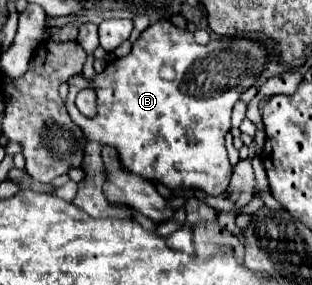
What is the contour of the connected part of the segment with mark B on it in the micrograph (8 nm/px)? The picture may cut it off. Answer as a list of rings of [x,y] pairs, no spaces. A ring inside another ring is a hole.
[[[160,19],[160,21],[152,23],[146,31],[142,31],[142,35],[138,37],[138,41],[132,45],[132,51],[130,51],[128,57],[110,61],[110,63],[104,67],[104,71],[98,73],[98,75],[94,75],[92,79],[86,79],[82,73],[80,73],[80,75],[72,75],[72,77],[68,79],[66,111],[68,111],[70,119],[74,119],[74,123],[78,123],[78,127],[82,127],[82,133],[86,135],[84,163],[82,163],[82,171],[84,171],[86,177],[84,177],[84,181],[78,183],[78,193],[76,193],[76,197],[74,197],[72,203],[74,203],[78,209],[86,211],[86,213],[88,213],[90,217],[94,217],[94,219],[98,219],[98,217],[134,219],[132,209],[130,209],[128,205],[110,205],[108,199],[106,199],[104,193],[102,193],[102,183],[106,181],[106,169],[104,169],[100,151],[102,151],[102,147],[106,147],[106,145],[108,145],[108,147],[116,147],[118,159],[124,163],[124,169],[126,169],[126,171],[136,173],[136,175],[140,175],[142,179],[146,179],[146,181],[150,181],[150,183],[162,183],[162,185],[166,185],[168,189],[202,189],[206,195],[220,195],[222,191],[226,191],[226,187],[228,187],[228,183],[230,183],[230,175],[232,175],[232,167],[230,167],[230,163],[228,163],[228,153],[226,153],[226,145],[224,145],[224,135],[230,131],[230,113],[232,113],[234,103],[240,99],[240,95],[242,95],[248,87],[252,87],[252,85],[256,83],[256,79],[258,79],[258,75],[260,75],[260,71],[262,71],[264,65],[266,65],[266,51],[264,51],[264,47],[260,47],[260,45],[254,43],[254,41],[248,41],[248,39],[214,39],[214,41],[210,41],[208,45],[198,45],[198,43],[194,41],[194,35],[192,35],[190,31],[174,27],[168,19]],[[84,83],[86,83],[88,87],[92,87],[92,89],[96,91],[96,95],[98,95],[98,115],[96,115],[94,119],[84,117],[84,115],[78,111],[76,103],[74,103],[78,91],[84,87]]]

